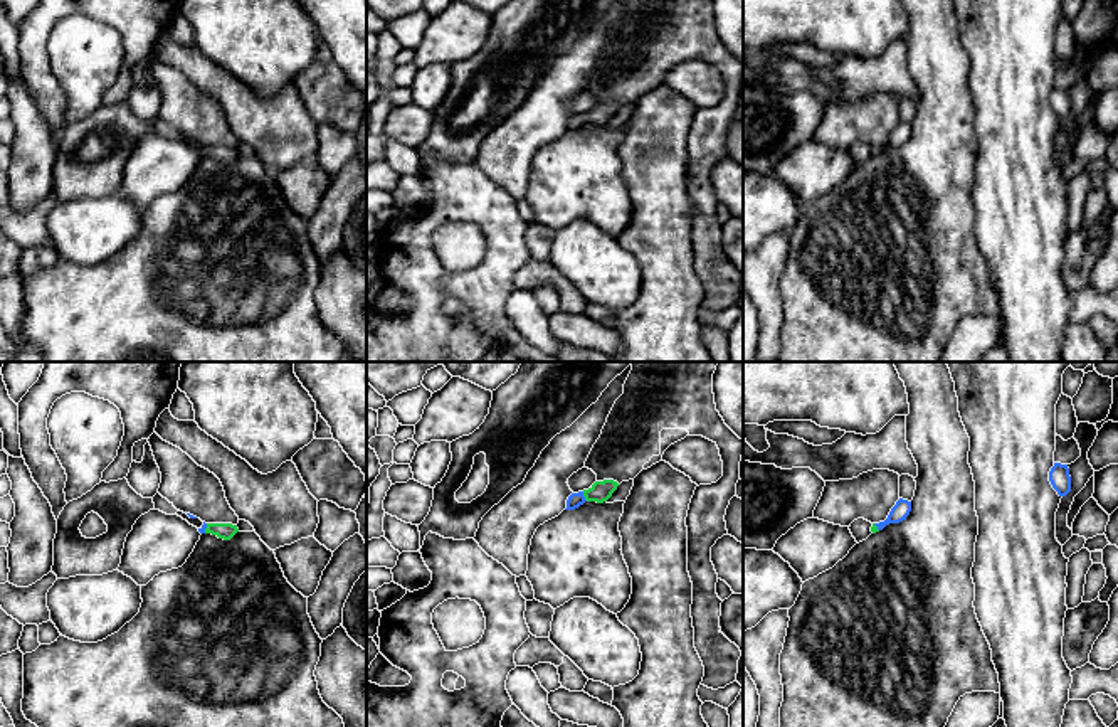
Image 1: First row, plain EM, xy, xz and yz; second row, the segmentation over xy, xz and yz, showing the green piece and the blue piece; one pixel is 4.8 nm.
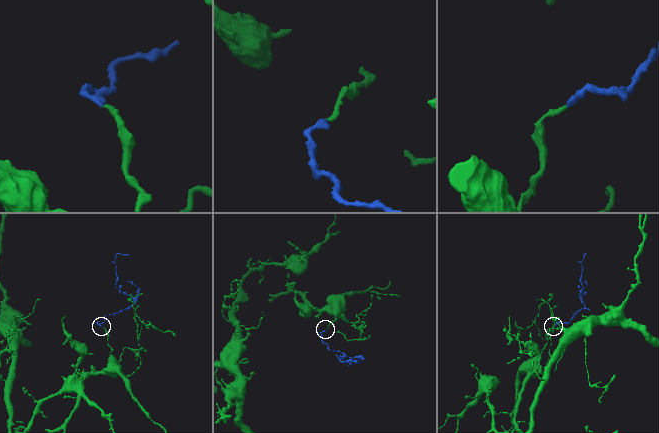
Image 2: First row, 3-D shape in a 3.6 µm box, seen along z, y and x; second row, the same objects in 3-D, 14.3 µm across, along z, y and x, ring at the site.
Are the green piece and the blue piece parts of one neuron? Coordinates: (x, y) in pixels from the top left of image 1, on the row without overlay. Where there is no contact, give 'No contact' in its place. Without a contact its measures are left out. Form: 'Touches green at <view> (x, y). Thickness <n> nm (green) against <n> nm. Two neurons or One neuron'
Touches green at xz (584, 118). Thickness 100 nm (green) against 70 nm. One neuron

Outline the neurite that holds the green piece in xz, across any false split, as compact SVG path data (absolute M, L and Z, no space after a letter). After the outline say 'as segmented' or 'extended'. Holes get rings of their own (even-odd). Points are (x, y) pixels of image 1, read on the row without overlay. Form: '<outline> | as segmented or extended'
M614 103L595 104L588 113L572 116L567 123L565 133L575 133L585 125L604 126L612 119L617 109L619 106Z | extended

